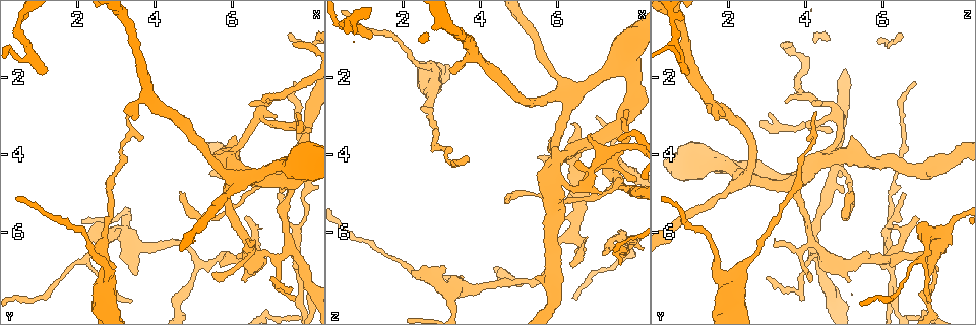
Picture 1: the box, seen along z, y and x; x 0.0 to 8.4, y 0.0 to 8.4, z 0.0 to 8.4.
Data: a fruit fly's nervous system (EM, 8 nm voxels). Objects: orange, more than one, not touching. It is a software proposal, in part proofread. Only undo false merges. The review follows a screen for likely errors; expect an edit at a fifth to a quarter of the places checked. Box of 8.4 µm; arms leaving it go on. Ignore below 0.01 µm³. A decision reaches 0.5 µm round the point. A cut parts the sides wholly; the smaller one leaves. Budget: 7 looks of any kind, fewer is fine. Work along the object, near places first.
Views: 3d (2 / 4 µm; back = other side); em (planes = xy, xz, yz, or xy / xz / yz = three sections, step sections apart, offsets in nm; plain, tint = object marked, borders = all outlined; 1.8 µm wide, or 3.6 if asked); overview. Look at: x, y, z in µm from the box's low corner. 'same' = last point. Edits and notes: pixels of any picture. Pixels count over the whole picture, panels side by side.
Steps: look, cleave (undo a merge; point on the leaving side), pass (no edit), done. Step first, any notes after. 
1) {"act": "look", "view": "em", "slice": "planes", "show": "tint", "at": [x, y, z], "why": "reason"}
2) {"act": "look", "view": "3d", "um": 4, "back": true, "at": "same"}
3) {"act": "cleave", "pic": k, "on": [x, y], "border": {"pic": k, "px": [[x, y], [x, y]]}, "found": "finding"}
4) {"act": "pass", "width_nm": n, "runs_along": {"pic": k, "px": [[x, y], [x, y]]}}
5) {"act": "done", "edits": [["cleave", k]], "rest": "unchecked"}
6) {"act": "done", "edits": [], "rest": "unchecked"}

{"act": "look", "view": "em", "slice": "xy", "step": 16, "show": "tint", "at": [5.80, 4.05, 4.75], "why": "branch point"}

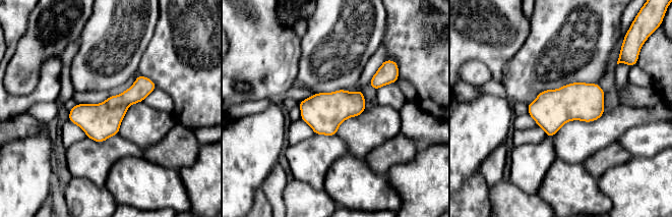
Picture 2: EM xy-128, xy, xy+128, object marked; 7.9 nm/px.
{"act": "look", "view": "em", "slice": "planes", "show": "tint", "at": "same"}

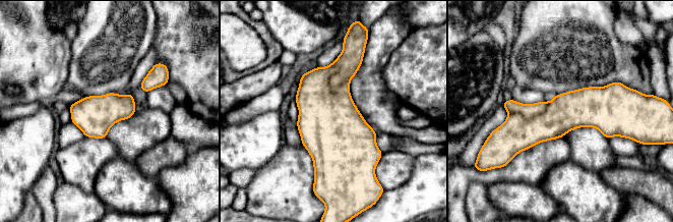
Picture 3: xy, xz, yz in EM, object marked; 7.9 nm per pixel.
{"act": "pass", "runs_along": {"pic": 3, "px": [[622, 109], [572, 109], [502, 129]]}, "found": "all the same neuron"}

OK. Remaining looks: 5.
{"act": "look", "view": "em", "slice": "yz", "step": 8, "show": "tint", "at": [6.45, 6.60, 4.50], "why": "calibre changes"}

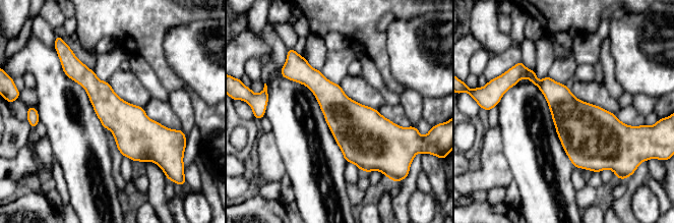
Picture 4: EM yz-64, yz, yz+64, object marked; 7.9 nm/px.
{"act": "look", "view": "em", "slice": "planes", "show": "borders", "at": "same", "why": "cut it another way"}

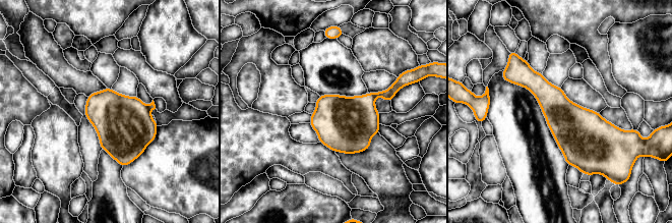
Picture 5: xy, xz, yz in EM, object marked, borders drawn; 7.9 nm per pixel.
{"act": "cleave", "pic": 5, "on": [387, 95], "border": {"pic": 5, "px": [[372, 93], [375, 98]]}, "found": "a second neuron is stuck on"}

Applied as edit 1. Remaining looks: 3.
{"act": "look", "view": "3d", "um": 2, "at": [7.85, 7.25, 6.25], "why": "two arms in line, one across"}

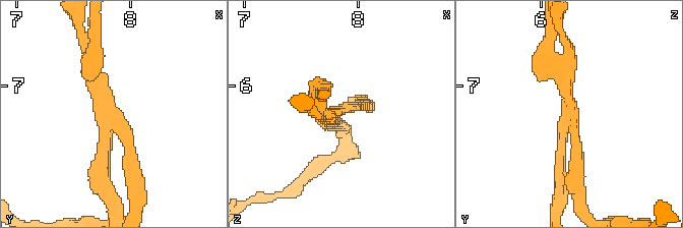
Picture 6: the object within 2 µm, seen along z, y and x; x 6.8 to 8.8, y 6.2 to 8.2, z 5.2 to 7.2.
{"act": "look", "view": "em", "slice": "planes", "show": "tint", "at": [7.80, 7.28, 6.26], "arms": 3}

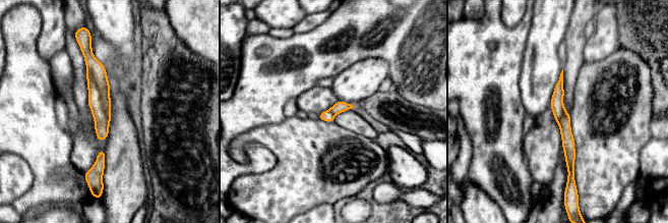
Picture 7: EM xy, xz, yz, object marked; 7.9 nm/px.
{"act": "cleave", "pic": 7, "on": [102, 123], "found": "two neurons meet here"}

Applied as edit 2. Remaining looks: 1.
{"act": "done", "edits": [["cleave", 5], ["cleave", 7]], "rest": "unchecked"}

